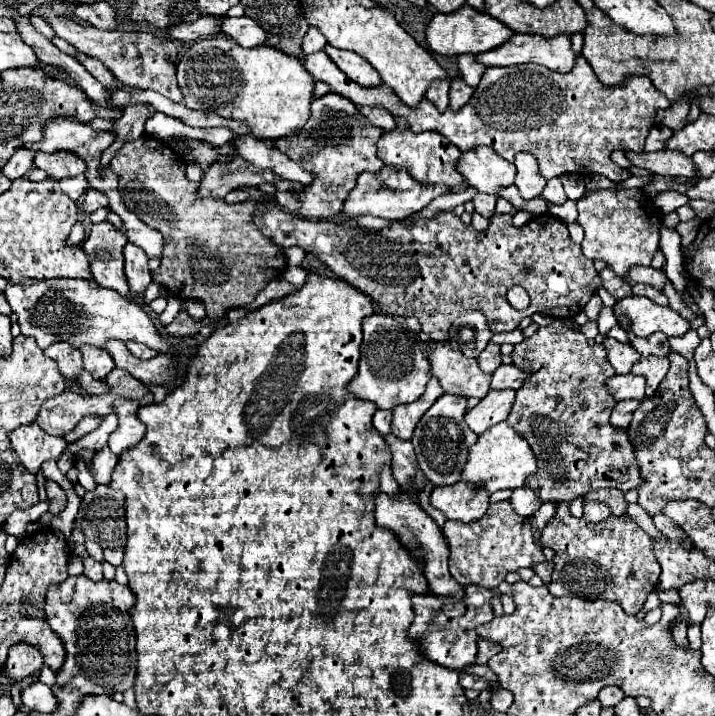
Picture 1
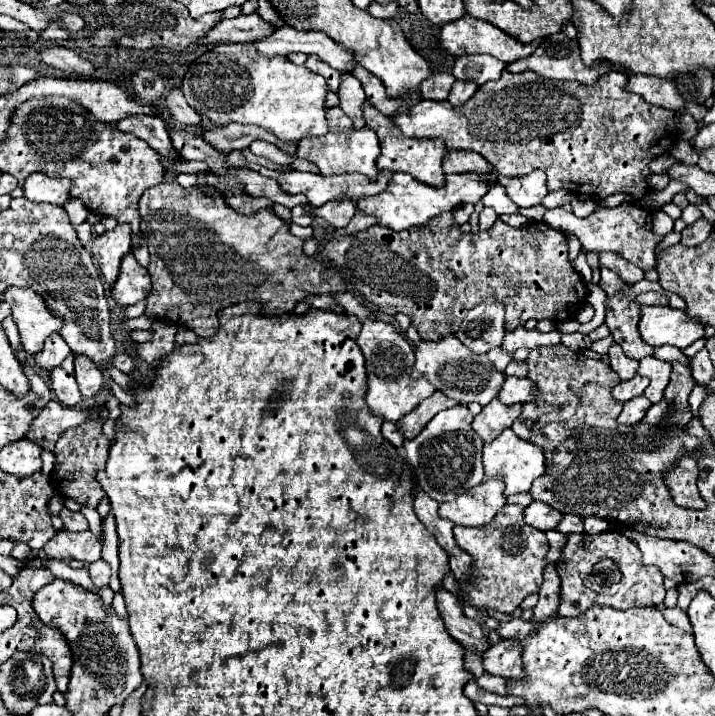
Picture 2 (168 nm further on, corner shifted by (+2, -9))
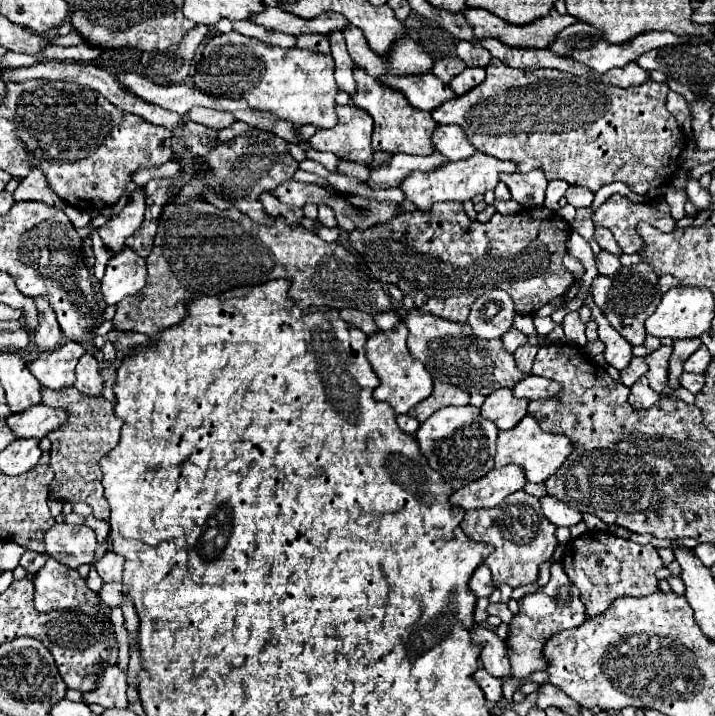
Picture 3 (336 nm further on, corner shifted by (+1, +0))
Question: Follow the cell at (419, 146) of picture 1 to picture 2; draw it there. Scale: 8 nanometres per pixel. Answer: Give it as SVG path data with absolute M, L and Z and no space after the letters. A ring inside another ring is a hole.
M369 102L363 110L363 116L367 120L367 126L371 130L375 130L375 134L379 136L379 146L381 146L381 156L377 160L377 168L383 172L407 172L411 174L415 180L423 182L423 184L429 184L429 186L445 186L445 174L441 170L441 164L443 164L443 158L447 154L447 146L435 138L435 140L417 140L417 138L405 138L401 134L401 130L391 122L389 116L385 114L379 114L379 110L375 110Z

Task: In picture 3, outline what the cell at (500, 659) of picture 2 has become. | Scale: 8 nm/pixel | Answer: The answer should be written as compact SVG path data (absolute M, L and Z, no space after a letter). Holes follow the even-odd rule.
M560 563L552 565L552 577L544 585L544 589L548 589L548 593L536 591L536 593L524 595L519 601L520 613L514 615L514 619L510 621L510 633L506 639L506 649L508 649L508 659L512 665L512 675L516 679L526 679L534 671L546 669L548 661L542 655L546 641L554 633L558 633L562 629L578 627L586 621L586 609L584 609L584 603L580 601L580 593L576 589L576 585L564 573Z

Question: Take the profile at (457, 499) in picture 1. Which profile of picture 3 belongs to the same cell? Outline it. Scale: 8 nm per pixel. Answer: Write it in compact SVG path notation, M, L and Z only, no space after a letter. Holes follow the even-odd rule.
M506 465L500 469L492 469L480 481L468 483L452 495L452 503L456 507L468 509L482 509L482 507L496 507L504 497L516 493L524 487L526 475L518 465Z

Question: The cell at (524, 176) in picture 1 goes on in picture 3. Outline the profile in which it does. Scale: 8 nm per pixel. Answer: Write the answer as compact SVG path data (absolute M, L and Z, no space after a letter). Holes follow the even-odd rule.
M534 169L530 173L508 173L500 175L500 181L506 183L512 199L518 201L522 207L542 207L544 191L548 185L544 171Z

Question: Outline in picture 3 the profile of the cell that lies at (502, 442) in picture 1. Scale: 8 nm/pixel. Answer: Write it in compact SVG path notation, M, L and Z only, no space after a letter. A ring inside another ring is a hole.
M526 415L514 429L500 431L496 467L504 467L508 463L520 465L526 471L528 481L540 483L540 481L546 481L550 475L554 475L570 453L572 453L572 441L568 437L560 433L546 433L532 415Z

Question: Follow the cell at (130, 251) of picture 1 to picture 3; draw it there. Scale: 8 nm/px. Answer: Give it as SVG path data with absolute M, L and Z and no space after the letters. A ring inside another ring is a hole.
M124 247L106 265L106 275L100 283L106 305L116 305L126 295L136 295L146 285L146 261Z

